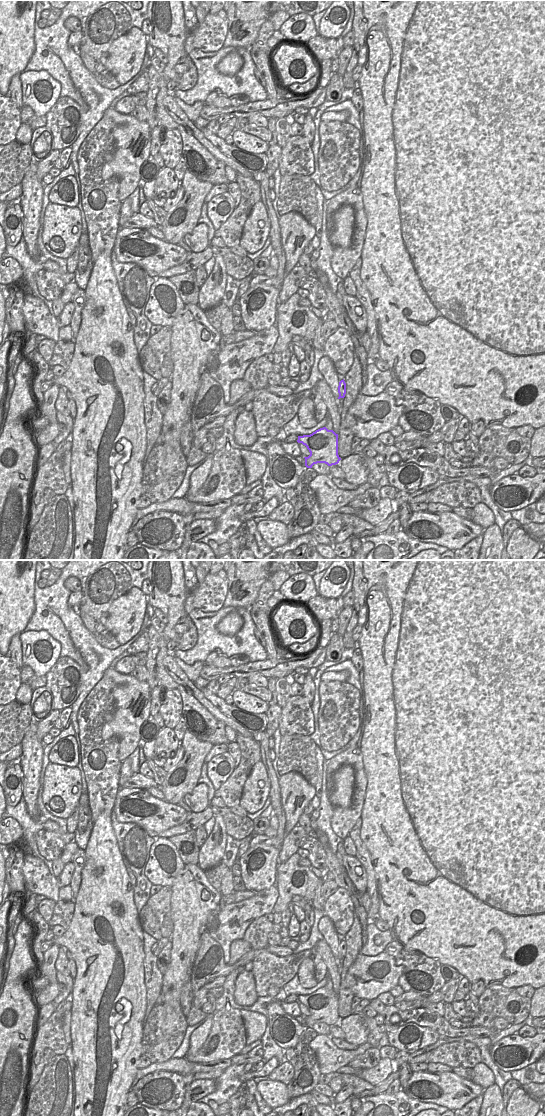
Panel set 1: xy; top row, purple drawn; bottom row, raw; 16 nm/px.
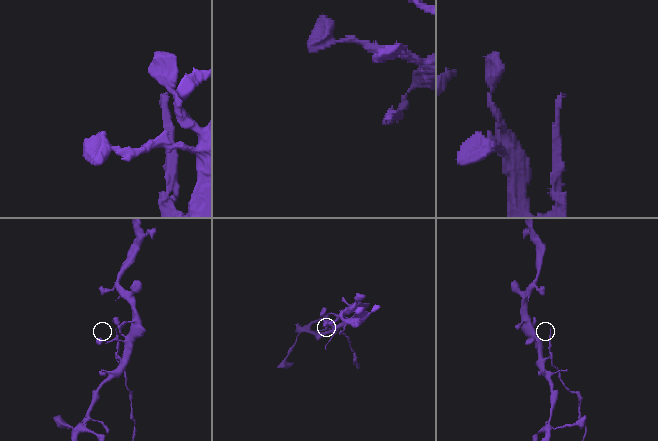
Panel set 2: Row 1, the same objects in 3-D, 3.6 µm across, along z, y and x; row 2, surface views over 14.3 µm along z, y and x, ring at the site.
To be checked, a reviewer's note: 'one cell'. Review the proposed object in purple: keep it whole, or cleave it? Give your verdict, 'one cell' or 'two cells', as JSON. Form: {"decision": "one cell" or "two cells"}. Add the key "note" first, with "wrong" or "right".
{"note": "wrong", "decision": "two cells"}

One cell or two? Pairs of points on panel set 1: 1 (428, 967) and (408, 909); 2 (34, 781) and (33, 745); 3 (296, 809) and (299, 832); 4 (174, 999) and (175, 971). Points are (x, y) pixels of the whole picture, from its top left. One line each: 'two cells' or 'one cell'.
1: two cells
2: one cell
3: two cells
4: one cell

